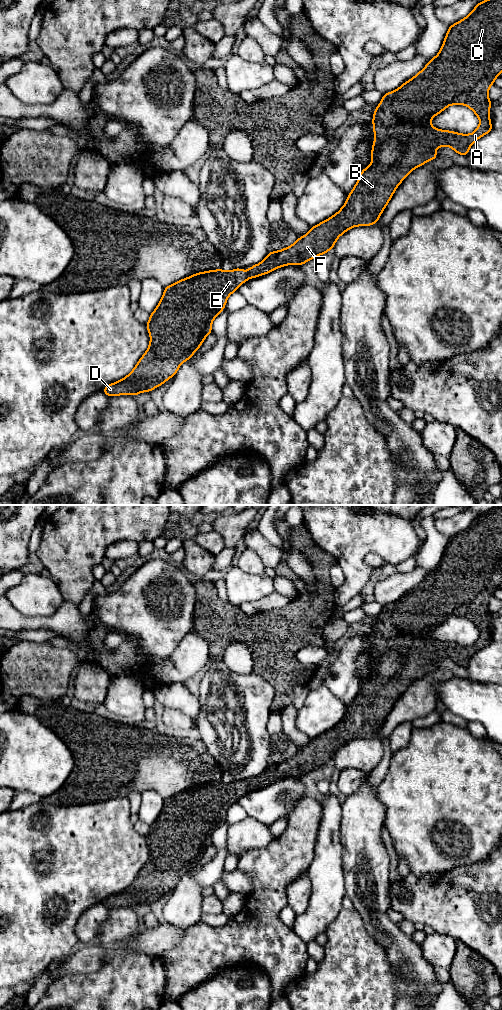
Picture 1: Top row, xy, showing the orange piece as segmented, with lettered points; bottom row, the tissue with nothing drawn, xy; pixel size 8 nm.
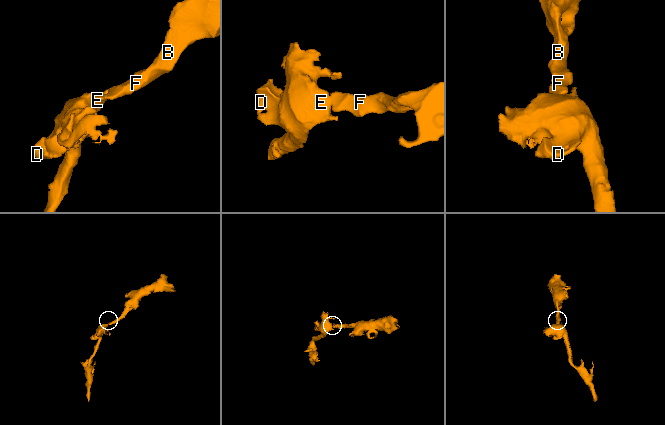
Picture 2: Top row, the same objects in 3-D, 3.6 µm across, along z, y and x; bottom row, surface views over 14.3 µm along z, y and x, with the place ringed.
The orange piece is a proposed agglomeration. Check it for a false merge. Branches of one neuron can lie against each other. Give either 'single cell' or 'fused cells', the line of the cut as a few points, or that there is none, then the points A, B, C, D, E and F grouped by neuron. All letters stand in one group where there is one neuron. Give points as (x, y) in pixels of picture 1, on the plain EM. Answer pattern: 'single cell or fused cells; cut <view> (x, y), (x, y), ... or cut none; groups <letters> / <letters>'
single cell; cut none; groups A B C D E F

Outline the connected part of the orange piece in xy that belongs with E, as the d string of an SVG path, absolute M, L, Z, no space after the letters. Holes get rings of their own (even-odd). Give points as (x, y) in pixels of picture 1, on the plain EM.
M497 505L493 509L479 514L475 520L472 522L472 524L463 530L462 532L456 534L455 536L449 538L449 541L447 543L447 546L444 550L444 554L442 556L442 559L439 563L439 565L429 572L429 574L426 576L426 578L418 584L413 590L408 592L407 594L403 595L399 600L397 600L394 603L388 604L383 607L381 614L377 617L376 622L373 625L373 643L374 643L374 655L372 657L372 662L371 662L371 669L373 673L364 681L360 684L359 691L357 695L354 697L352 703L349 705L345 716L342 718L342 720L333 728L330 730L324 732L323 734L311 739L309 744L305 746L302 749L298 749L297 753L282 761L279 763L271 763L259 776L251 778L246 784L241 781L241 780L236 780L231 783L224 783L222 780L217 781L217 782L210 782L210 783L205 783L205 784L199 784L197 786L193 786L185 791L181 791L167 799L164 800L164 805L162 807L162 810L160 814L158 815L157 819L155 822L150 826L149 833L146 835L146 839L148 841L149 847L150 847L150 855L148 858L147 863L143 866L143 868L139 871L138 875L134 879L134 881L123 891L111 895L107 897L102 903L108 908L119 908L119 907L133 907L137 908L139 905L142 904L150 904L153 901L159 899L160 897L164 896L167 892L172 890L176 884L179 882L180 877L184 874L186 874L188 871L190 871L193 866L199 861L199 859L203 856L204 851L212 844L212 834L213 832L222 824L222 822L226 818L226 814L228 809L247 792L250 790L256 790L262 787L265 787L267 785L270 785L274 783L275 781L278 781L280 779L286 778L286 777L299 777L301 778L304 775L307 775L309 772L316 770L317 768L320 768L322 766L325 766L326 764L330 763L333 761L337 751L344 746L346 743L353 739L357 738L371 738L373 736L376 736L378 731L380 730L382 724L384 723L385 719L389 715L390 711L392 710L395 702L397 699L401 696L401 694L417 679L424 677L428 673L432 673L435 670L438 670L438 667L436 666L436 661L438 659L443 659L443 658L449 658L452 660L457 666L467 668L469 665L469 661L472 658L474 654L476 654L479 650L482 648L486 647L487 645L491 644L492 637L491 637L491 632L490 632L490 618L492 613L488 609L489 605L489 600L494 596L495 591L500 588L502 583L502 505ZM450 617L465 617L468 620L470 620L476 628L479 630L480 635L477 639L477 641L471 645L471 646L461 646L458 644L453 644L453 643L448 643L448 642L441 642L441 641L436 641L431 637L431 631L435 629L436 627L440 626L443 622L445 622L448 618Z

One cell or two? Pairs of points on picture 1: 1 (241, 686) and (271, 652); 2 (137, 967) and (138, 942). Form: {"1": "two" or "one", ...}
{"1": "two", "2": "two"}

